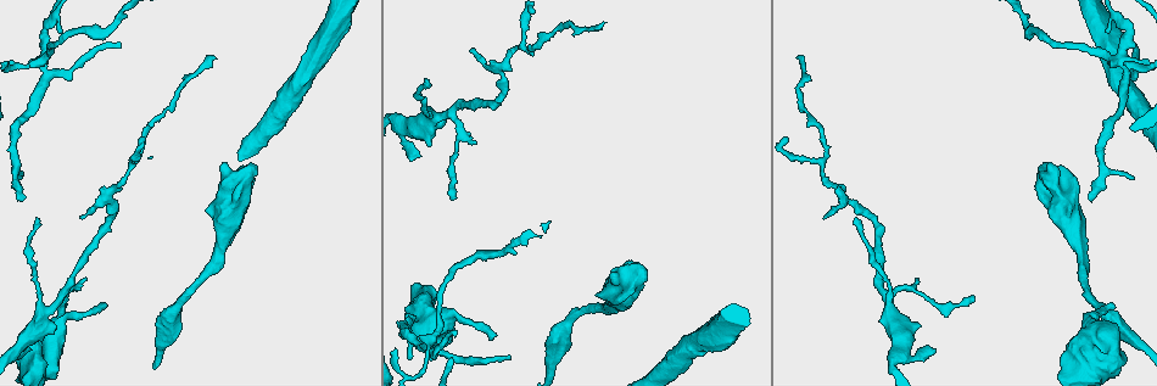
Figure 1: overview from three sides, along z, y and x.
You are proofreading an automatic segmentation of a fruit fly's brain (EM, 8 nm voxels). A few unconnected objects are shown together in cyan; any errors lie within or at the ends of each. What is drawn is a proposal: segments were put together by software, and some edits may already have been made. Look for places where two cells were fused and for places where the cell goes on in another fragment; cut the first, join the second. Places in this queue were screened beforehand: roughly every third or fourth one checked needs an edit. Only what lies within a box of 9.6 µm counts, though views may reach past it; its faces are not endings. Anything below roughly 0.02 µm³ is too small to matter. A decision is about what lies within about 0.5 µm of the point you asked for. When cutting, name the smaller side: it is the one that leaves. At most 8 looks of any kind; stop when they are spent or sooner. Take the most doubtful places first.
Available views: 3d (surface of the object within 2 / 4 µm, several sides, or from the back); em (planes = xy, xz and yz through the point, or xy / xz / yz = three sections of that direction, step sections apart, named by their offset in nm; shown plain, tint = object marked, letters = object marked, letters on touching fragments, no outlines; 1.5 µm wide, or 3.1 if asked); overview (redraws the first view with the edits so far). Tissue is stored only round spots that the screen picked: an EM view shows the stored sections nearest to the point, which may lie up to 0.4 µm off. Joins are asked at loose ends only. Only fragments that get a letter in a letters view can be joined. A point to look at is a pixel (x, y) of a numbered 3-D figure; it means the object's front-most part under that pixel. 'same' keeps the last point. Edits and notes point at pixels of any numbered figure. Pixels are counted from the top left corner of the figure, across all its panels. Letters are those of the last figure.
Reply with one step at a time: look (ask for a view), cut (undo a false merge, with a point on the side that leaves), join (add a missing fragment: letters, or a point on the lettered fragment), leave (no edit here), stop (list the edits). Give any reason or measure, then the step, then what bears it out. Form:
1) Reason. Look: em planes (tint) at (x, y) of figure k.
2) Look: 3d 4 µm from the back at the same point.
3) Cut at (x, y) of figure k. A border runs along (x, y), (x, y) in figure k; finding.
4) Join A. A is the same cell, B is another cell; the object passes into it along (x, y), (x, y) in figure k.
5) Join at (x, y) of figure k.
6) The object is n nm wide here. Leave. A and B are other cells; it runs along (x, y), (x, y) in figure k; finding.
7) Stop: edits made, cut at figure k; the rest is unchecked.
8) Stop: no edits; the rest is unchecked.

An open end. Look: 3d 4 µm at (492, 336) of figure 1.

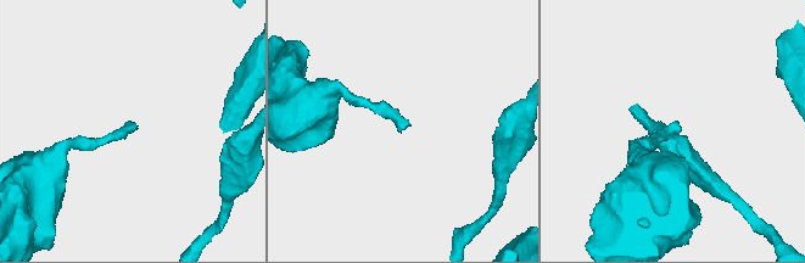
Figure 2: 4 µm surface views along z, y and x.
Look: em yz step 4 (letters) at (405, 129) of figure 2.

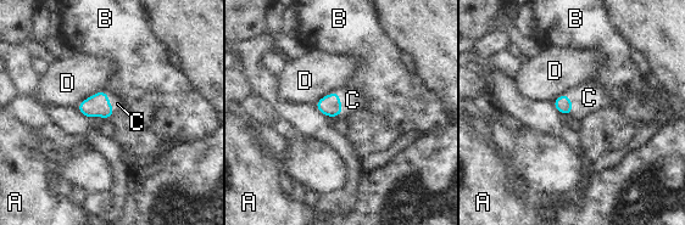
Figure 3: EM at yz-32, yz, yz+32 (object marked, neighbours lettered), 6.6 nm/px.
Look: em xy step 8 (letters) at the same point.

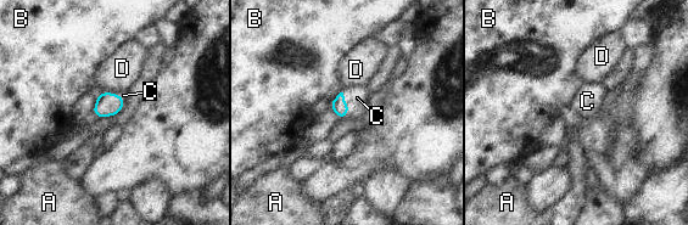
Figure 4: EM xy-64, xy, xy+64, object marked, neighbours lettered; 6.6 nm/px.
The object is 110 nm wide here. Join at (357, 97) of figure 4. C is the same cell, A, B and D are other cells; the object passes into it along (341, 110), (348, 105), (357, 97) in figure 4; the cell continues.

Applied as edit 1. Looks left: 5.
See it whole again. Look: overview.

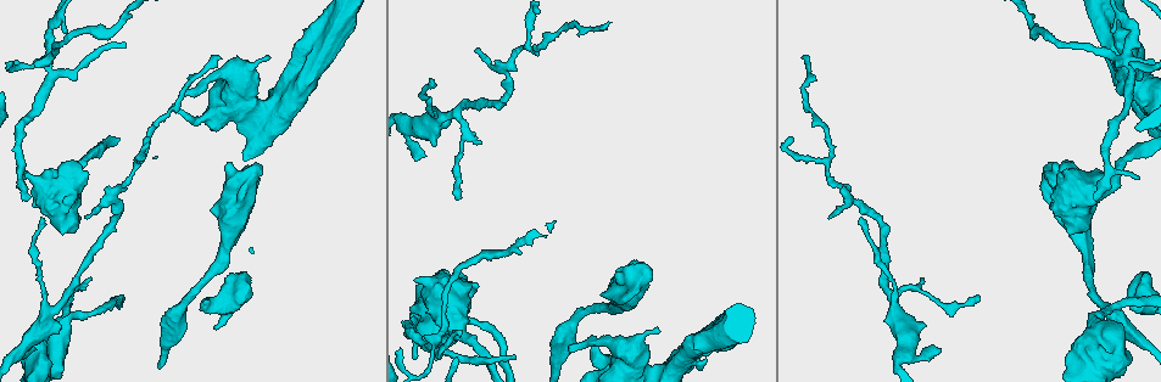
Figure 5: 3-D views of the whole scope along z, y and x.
Calibre changes. Look: em planes (letters) at (44, 63) of figure 5.

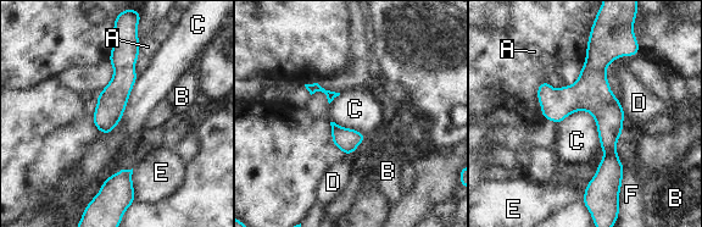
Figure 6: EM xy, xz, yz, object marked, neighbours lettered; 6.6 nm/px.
The object is 150 nm wide here. Leave. A, B, C, D, E and F are other cells; a border runs along (556, 123), (588, 111), (601, 148) in figure 6; continuous, no second cell.

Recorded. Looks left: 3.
Look: em planes (letters) at (1048, 166) of figure 5.

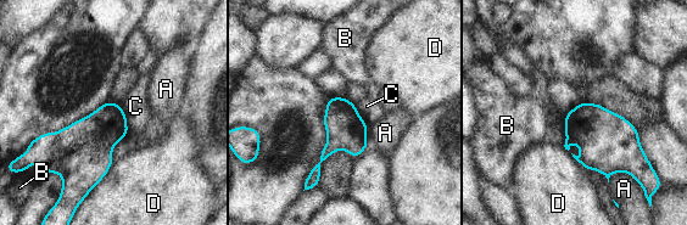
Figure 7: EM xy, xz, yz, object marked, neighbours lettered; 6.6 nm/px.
Leave. A, B, C and D are other cells; a border runs along (119, 105), (124, 112), (129, 131) in figure 7; none of them fits.

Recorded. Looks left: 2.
Stop: edits made, join at figure 4; the rest is unchecked.

